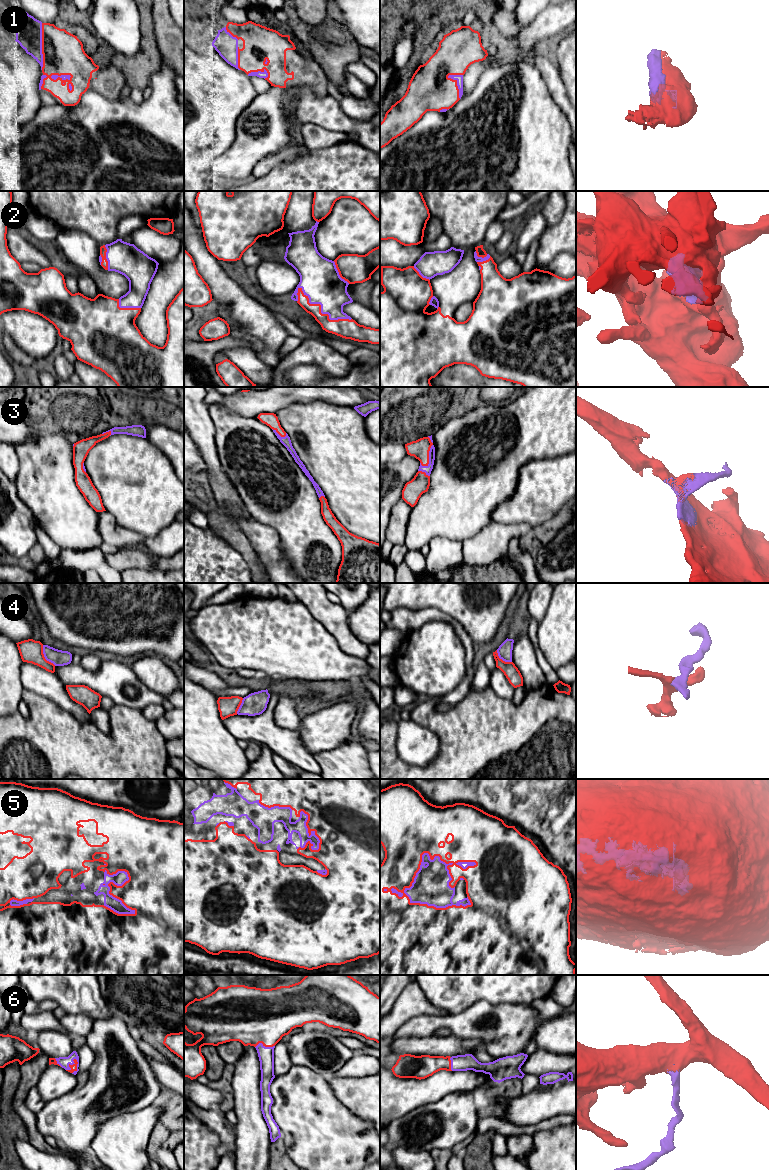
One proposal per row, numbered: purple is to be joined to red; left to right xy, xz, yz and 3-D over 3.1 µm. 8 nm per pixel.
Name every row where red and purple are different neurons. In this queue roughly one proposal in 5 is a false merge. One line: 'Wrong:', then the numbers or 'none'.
Wrong: none

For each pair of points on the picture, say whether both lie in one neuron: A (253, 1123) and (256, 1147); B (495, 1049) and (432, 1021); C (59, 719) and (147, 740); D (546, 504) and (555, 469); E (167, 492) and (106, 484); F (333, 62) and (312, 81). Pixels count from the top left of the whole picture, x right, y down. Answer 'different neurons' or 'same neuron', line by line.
A: same neuron
B: same neuron
C: same neuron
D: same neuron
E: same neuron
F: different neurons

